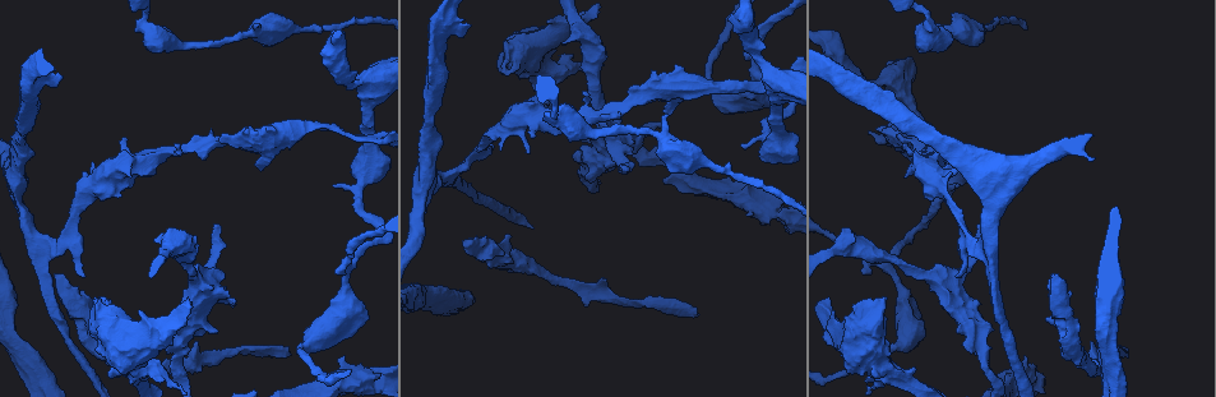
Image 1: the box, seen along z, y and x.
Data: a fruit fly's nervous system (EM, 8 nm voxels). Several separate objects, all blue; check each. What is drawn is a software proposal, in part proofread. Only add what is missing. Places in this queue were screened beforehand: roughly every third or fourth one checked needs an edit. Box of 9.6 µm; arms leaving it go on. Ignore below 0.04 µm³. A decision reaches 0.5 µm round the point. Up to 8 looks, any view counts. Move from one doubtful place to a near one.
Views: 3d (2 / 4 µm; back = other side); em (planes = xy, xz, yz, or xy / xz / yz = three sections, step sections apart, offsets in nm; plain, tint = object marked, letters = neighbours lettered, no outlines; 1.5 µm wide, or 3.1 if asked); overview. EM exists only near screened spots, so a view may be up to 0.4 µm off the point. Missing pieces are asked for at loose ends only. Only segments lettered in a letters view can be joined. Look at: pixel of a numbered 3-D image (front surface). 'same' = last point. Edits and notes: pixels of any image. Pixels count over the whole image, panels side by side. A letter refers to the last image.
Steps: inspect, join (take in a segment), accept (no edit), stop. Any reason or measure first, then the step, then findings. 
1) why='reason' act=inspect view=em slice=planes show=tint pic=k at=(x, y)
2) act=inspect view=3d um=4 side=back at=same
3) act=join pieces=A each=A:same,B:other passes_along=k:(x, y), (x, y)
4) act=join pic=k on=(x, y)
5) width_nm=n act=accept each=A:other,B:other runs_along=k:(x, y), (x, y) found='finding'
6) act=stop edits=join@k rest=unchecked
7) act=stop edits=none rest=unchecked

why='tapers out' act=inspect view=em slice=xz step=4 show=tint pic=1 at=(667, 114)

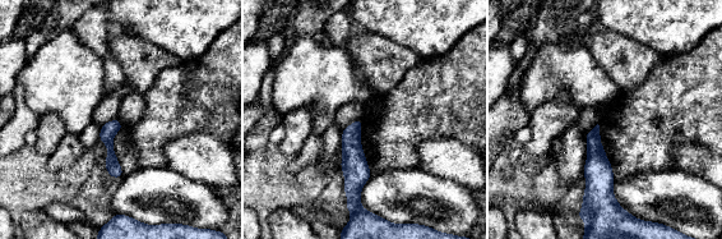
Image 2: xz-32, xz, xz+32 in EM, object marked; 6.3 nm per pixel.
act=inspect view=em slice=planes show=letters at=same

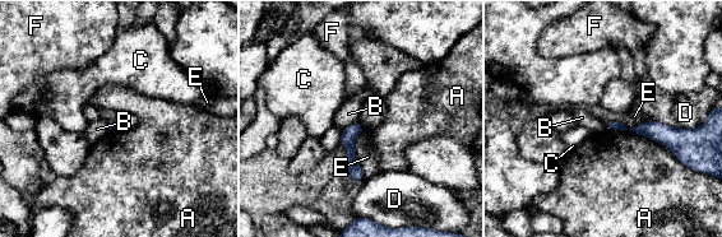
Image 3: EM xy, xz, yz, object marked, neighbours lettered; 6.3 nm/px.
act=accept each=A:other,B:other,C:other,D:other,E:other,F:other border=3:(606, 129), (648, 136), (684, 166) found='none of them fits'

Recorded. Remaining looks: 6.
why='stops while still wide' act=inspect view=em slice=planes show=letters pic=1 at=(1055, 277)

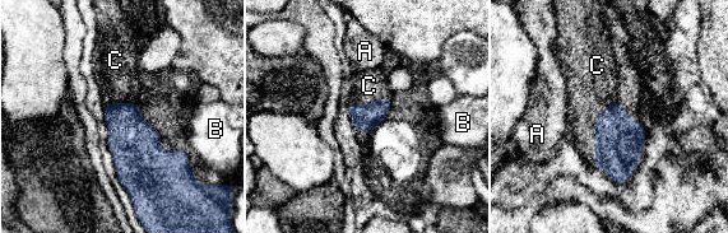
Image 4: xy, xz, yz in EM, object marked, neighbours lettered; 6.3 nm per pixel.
act=join pieces=C each=A:other,B:other,C:same passes_along=4:(620, 141), (596, 130), (589, 92) found='it goes on there'

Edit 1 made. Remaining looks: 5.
why='branch stops here' act=inspect view=3d um=2 pic=1 at=(696, 310)

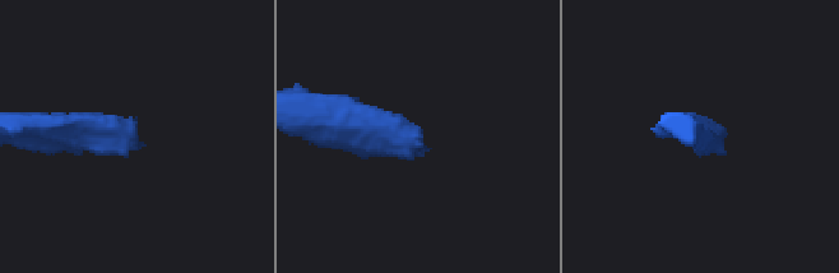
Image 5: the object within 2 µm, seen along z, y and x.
act=inspect view=em slice=planes show=letters pic=5 at=(425, 147)

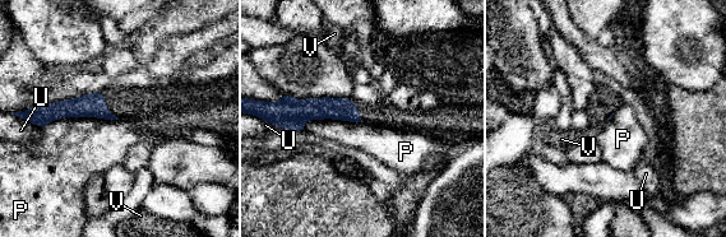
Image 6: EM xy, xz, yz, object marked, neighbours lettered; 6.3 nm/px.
longest_contact=P:480nm act=accept each=P:other,U:other,V:other found='none of them fits'

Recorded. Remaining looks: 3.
act=stop edits=join@4 rest=unchecked

